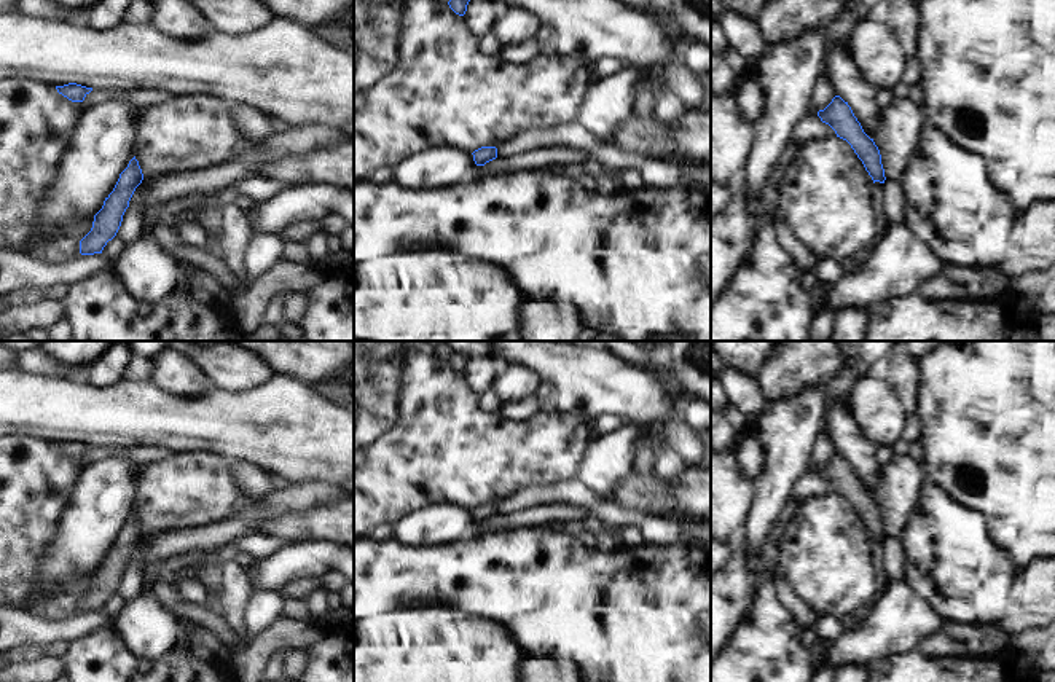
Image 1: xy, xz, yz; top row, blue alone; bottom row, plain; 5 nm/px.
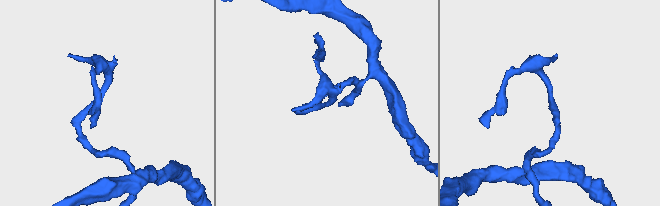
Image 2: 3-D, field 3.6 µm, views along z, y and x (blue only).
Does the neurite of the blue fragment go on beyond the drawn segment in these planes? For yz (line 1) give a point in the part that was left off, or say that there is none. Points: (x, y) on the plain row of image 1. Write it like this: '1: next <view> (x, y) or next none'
1: next none

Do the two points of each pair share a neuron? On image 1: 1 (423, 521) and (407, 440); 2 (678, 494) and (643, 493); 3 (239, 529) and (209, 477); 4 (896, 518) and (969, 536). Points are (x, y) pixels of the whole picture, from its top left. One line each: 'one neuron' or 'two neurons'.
1: two neurons
2: one neuron
3: two neurons
4: two neurons

